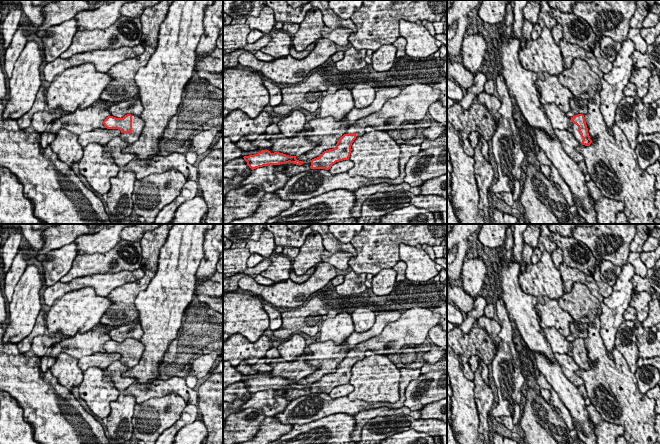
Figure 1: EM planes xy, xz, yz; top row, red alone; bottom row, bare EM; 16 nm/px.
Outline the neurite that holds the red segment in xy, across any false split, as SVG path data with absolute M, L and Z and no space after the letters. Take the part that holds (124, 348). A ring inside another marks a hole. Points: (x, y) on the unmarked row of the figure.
M127 338L123 342L108 340L103 348L107 353L120 354L120 361L129 368L133 368L139 363L144 351L144 345L139 340L131 338Z

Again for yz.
M578 338L571 341L571 350L568 355L575 361L575 363L582 369L588 370L592 367L590 363L588 352L583 338Z

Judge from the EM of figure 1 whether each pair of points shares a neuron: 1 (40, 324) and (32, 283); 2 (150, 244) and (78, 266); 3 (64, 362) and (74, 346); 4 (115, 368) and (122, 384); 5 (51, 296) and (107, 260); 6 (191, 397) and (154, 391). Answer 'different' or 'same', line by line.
1: different
2: different
3: different
4: same
5: different
6: same

